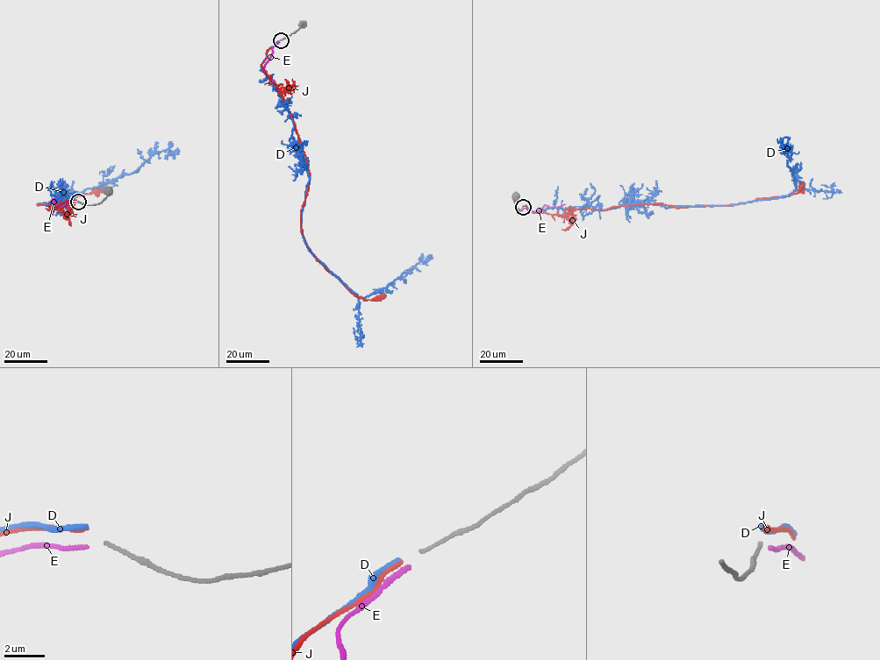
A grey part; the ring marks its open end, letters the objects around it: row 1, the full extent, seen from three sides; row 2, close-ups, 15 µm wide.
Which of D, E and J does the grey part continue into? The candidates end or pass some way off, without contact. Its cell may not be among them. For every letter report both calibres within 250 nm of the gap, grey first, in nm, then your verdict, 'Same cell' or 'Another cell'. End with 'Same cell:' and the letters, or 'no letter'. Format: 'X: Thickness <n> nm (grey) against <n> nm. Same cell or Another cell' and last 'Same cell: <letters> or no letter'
D: Thickness 170 nm (grey) against 200 nm. Another cell
E: Thickness 170 nm (grey) against 200 nm. Another cell
J: Thickness 170 nm (grey) against 280 nm. Another cell
Same cell: no letter

